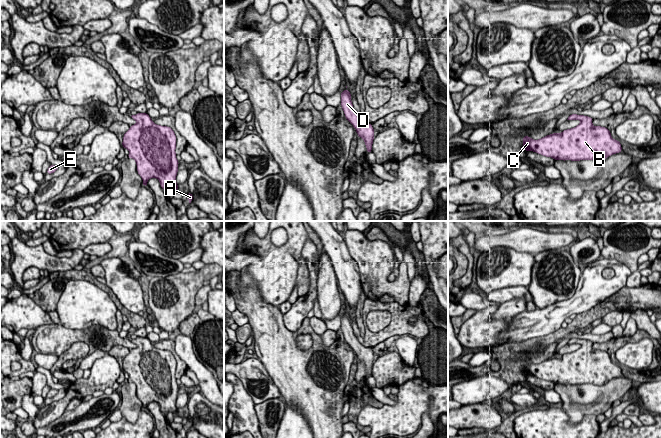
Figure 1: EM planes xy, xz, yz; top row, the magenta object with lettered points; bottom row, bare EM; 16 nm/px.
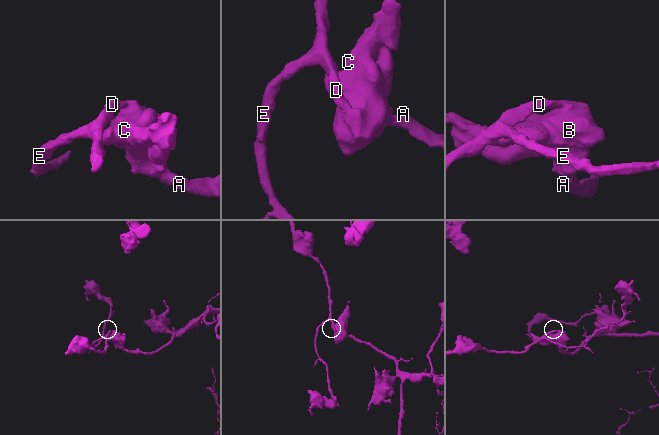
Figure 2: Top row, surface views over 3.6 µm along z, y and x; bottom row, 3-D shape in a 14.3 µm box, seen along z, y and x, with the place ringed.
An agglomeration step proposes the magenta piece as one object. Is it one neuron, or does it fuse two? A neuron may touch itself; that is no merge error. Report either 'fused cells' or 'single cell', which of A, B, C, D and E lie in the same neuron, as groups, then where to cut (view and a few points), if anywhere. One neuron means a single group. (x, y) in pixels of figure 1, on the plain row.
single cell | A B C D E | no cut

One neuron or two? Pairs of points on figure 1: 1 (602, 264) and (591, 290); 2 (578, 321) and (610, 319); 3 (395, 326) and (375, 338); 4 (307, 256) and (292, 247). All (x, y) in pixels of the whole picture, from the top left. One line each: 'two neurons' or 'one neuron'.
1: one neuron
2: two neurons
3: one neuron
4: two neurons

